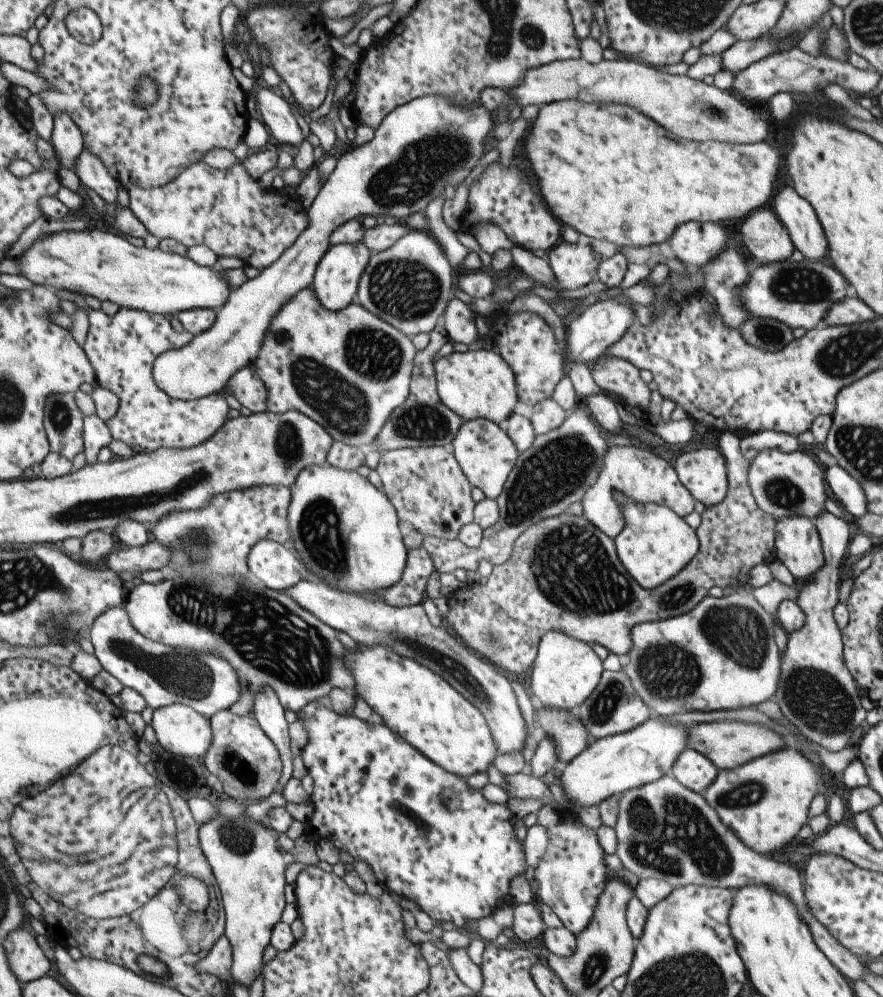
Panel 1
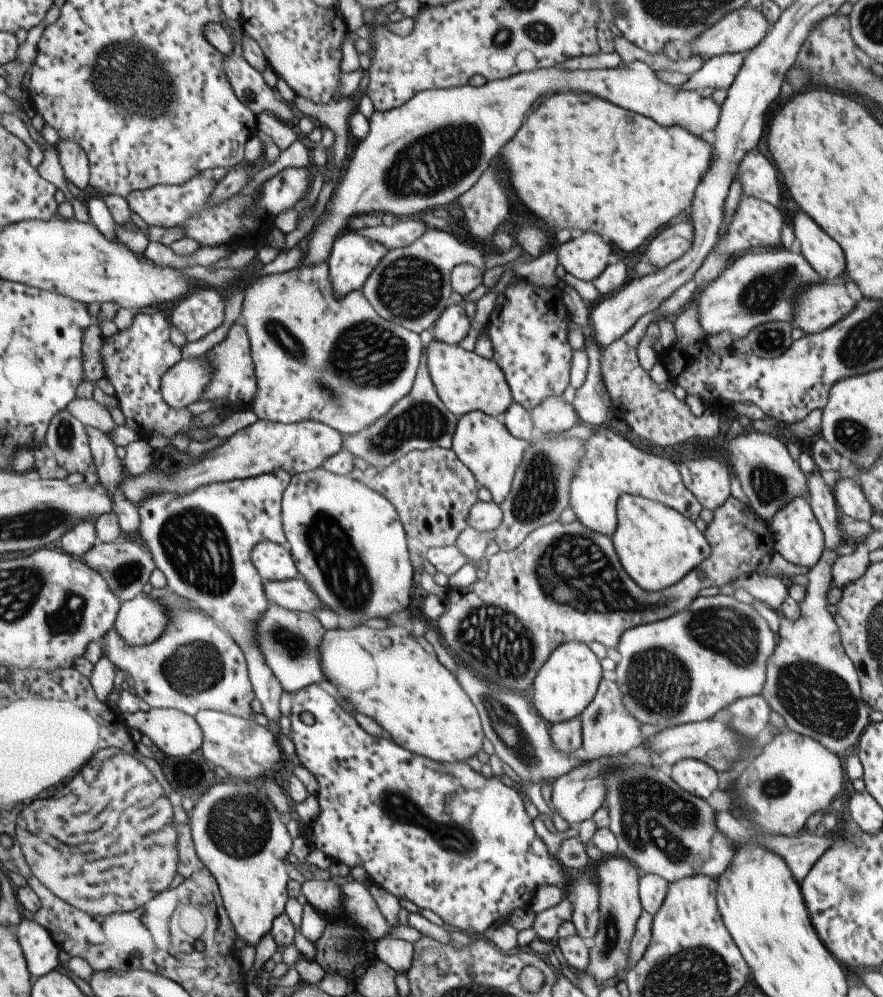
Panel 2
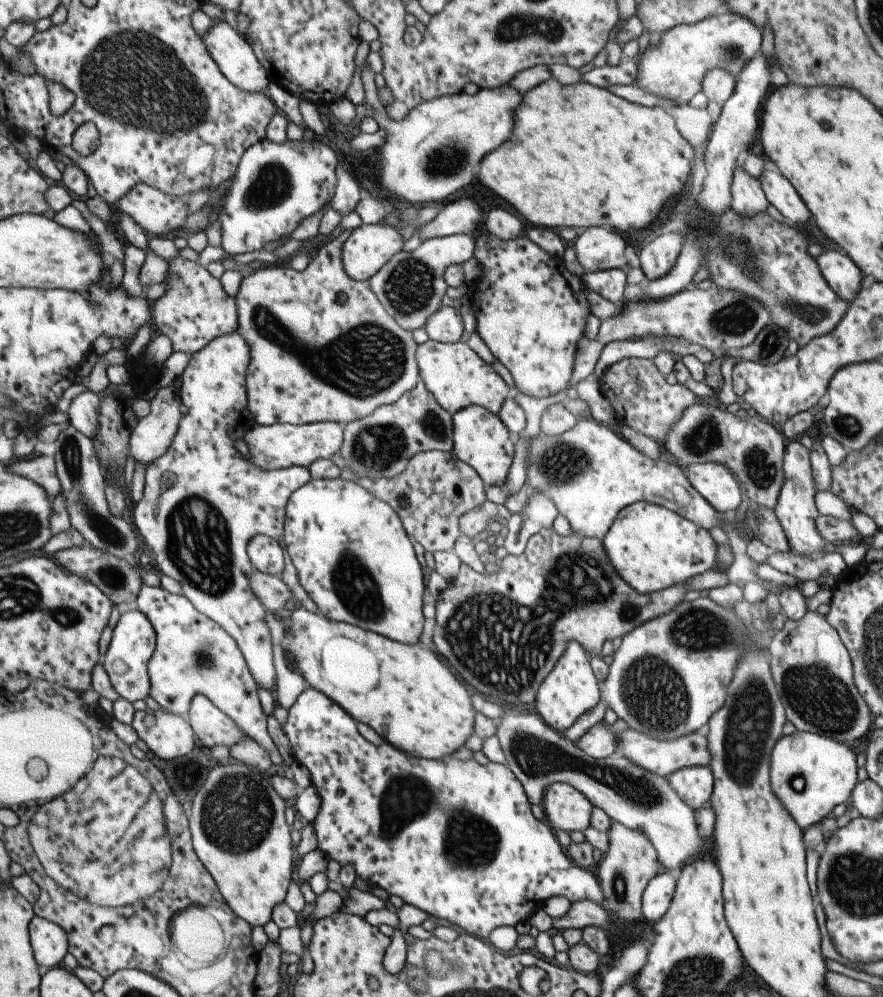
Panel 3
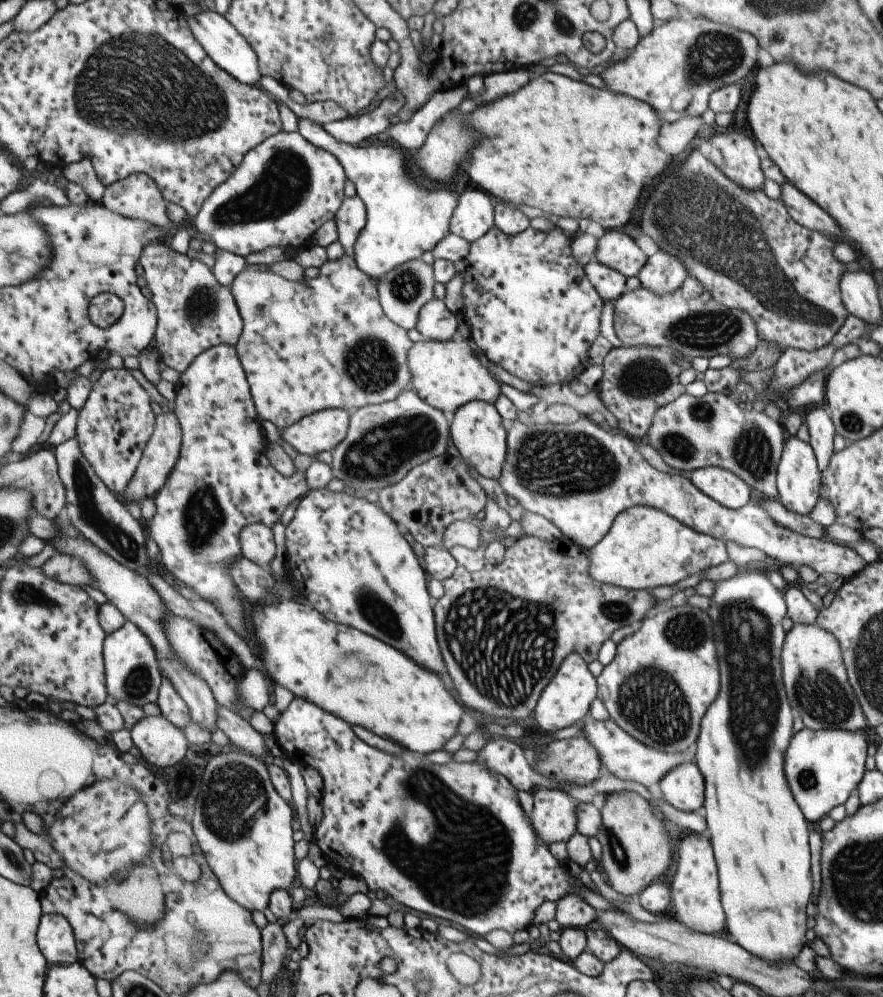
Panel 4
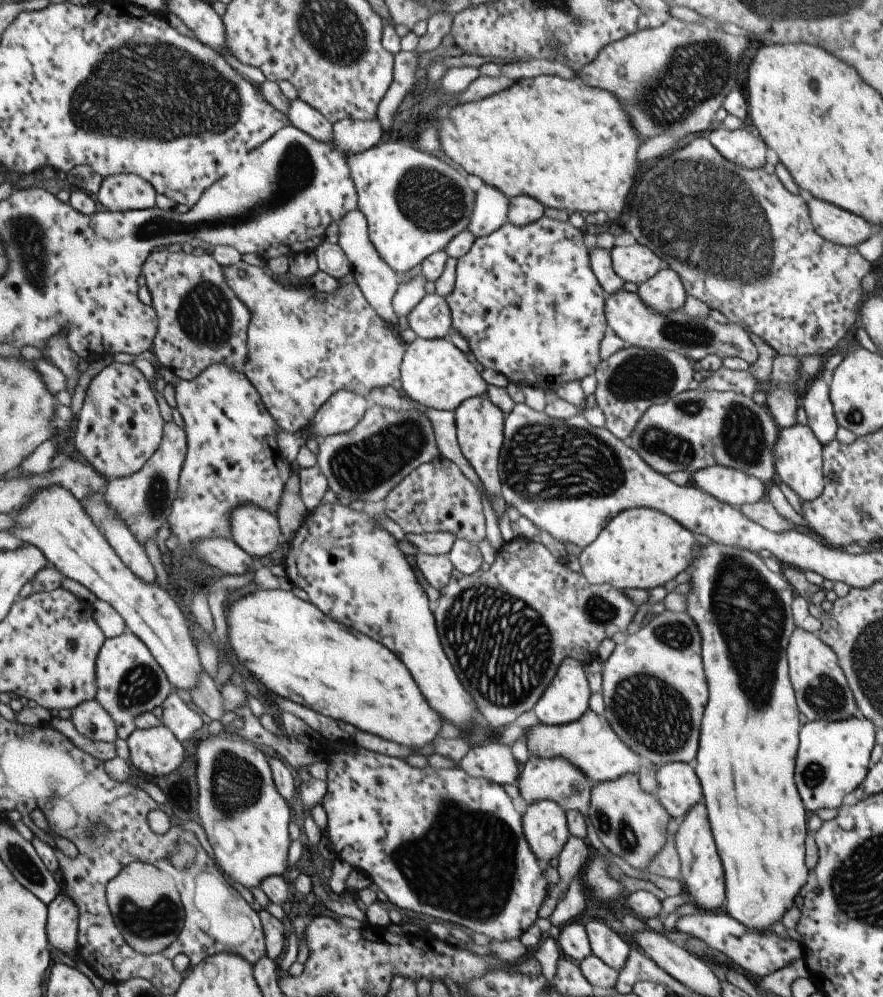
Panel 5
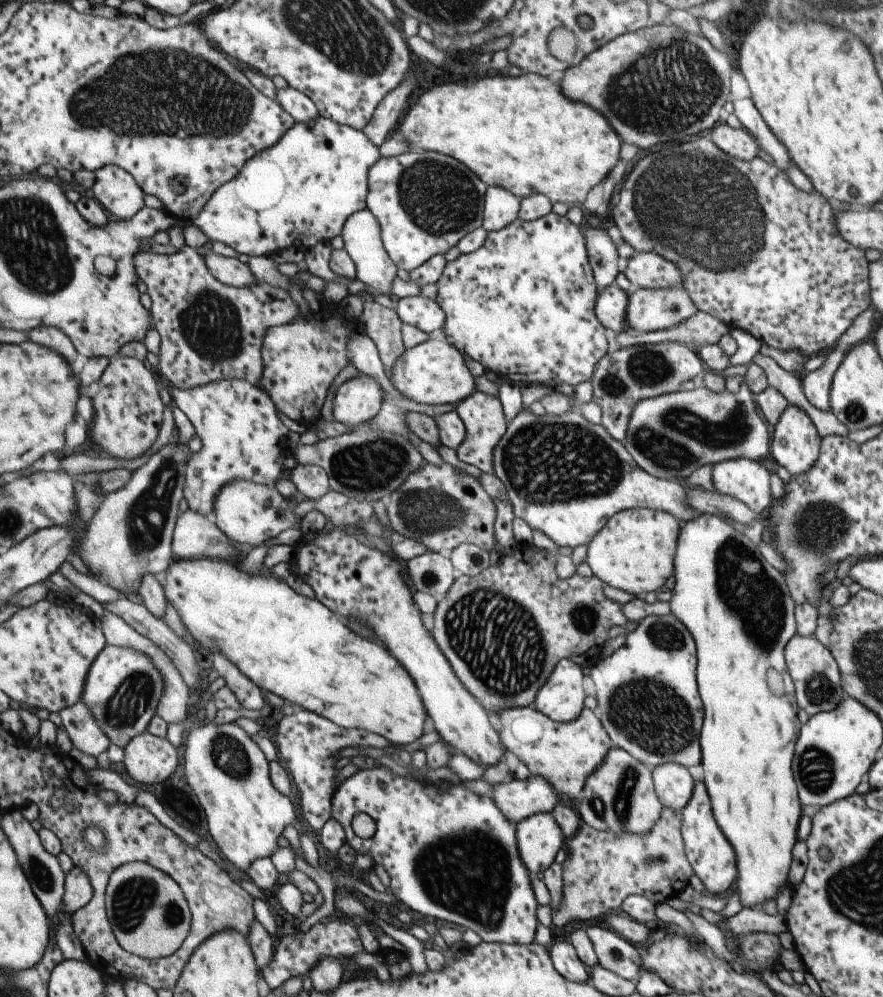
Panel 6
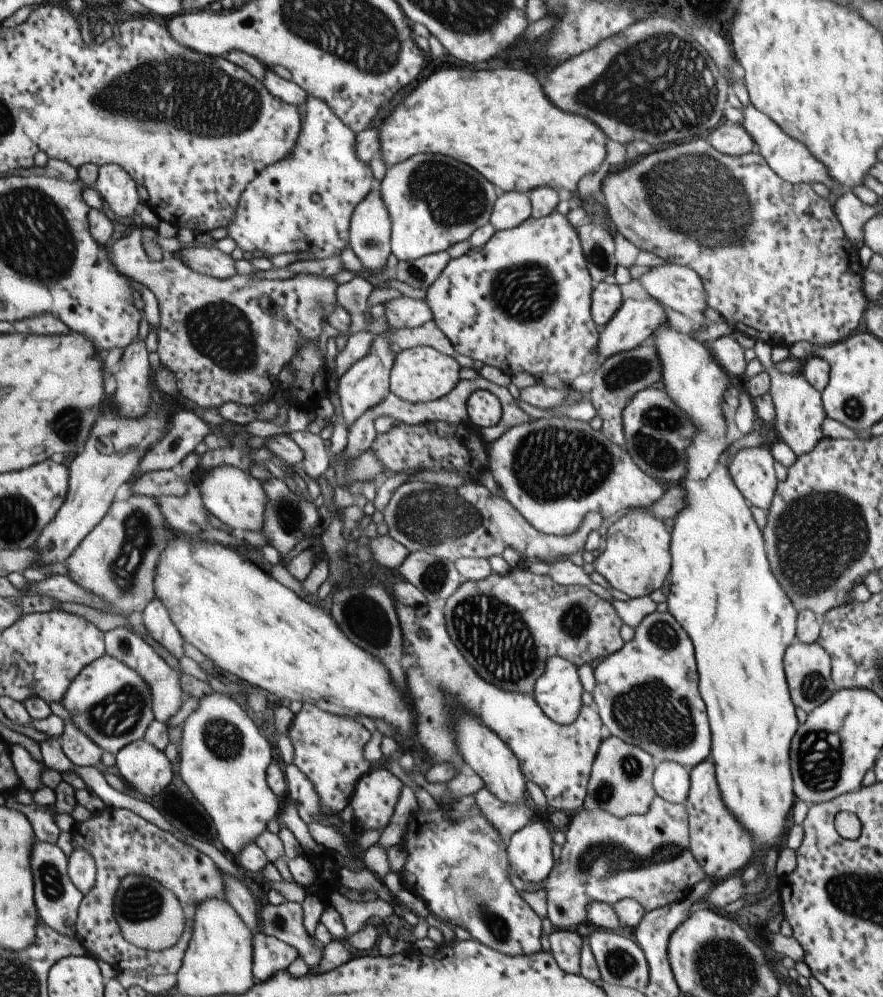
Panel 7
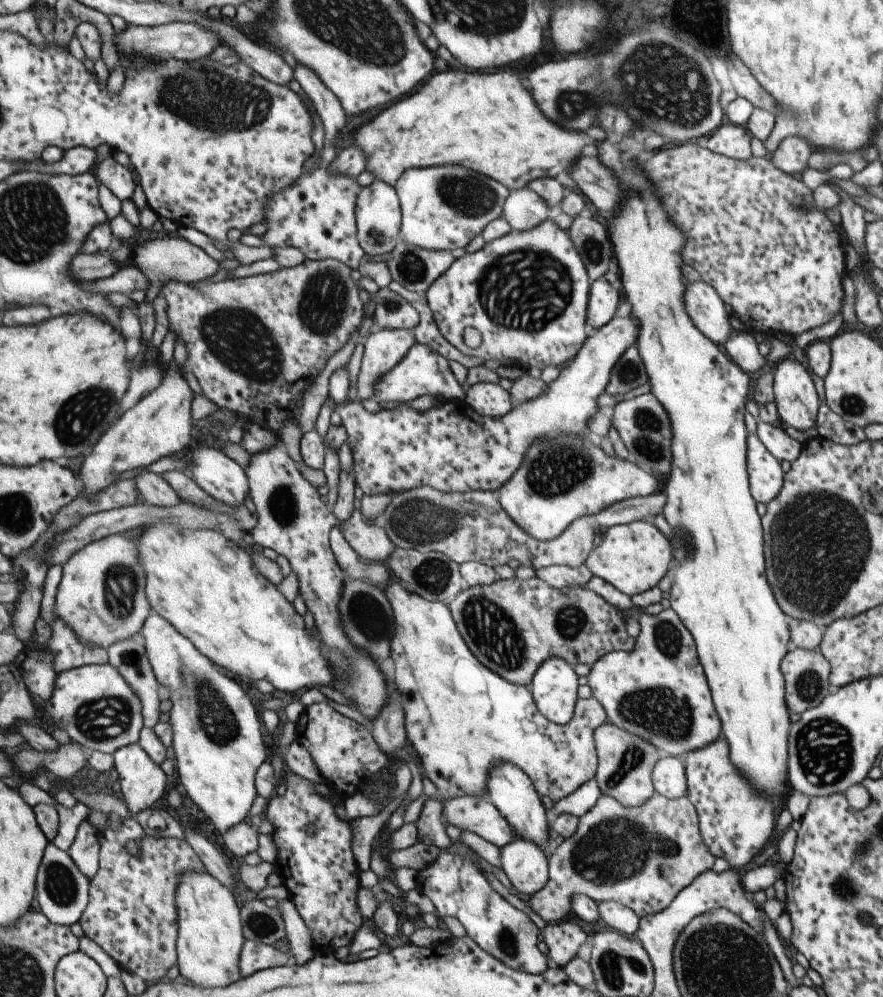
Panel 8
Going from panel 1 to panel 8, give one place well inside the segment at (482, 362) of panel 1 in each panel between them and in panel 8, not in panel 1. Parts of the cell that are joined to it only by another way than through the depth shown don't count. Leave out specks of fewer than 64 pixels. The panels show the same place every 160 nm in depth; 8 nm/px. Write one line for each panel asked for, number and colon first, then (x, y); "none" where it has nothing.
2: (464, 381)
3: (454, 375)
4: (444, 374)
5: (434, 373)
6: (433, 372)
7: (419, 374)
8: (422, 372)

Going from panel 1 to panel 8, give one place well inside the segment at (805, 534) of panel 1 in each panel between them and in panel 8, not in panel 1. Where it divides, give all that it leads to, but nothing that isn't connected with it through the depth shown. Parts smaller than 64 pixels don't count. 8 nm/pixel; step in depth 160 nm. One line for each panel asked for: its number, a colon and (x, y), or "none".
2: (797, 537)
3: (795, 509)
4: (797, 475)
5: (797, 454)
6: (794, 444)
7: (798, 413)
8: (795, 397)

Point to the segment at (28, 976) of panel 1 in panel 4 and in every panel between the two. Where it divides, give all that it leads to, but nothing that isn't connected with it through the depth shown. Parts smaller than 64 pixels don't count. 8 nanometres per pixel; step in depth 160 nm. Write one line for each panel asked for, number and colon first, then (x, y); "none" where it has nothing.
2: (41, 950)
3: (51, 942)
4: (56, 938)

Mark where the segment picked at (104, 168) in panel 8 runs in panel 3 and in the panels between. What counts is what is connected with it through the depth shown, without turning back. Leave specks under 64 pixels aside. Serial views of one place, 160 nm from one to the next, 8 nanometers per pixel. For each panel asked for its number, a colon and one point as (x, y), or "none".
3: (157, 213)
4: (137, 197)
5: (123, 192)
6: (115, 189)
7: (115, 184)

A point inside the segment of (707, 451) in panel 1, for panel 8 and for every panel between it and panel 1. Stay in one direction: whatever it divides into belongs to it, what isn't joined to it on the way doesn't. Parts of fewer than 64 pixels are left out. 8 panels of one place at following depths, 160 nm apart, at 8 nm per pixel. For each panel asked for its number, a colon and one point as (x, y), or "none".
2: (708, 479)
3: (715, 483)
4: (722, 486)
5: (728, 485)
6: (746, 480)
7: (751, 468)
8: (765, 476)

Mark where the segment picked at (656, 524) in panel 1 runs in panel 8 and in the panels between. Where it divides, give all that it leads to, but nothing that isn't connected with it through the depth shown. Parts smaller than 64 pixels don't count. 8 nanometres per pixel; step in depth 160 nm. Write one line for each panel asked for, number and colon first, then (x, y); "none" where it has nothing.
2: (656, 546)
3: (651, 548)
4: (644, 548)
5: (639, 548)
6: (633, 551)
7: (635, 559)
8: (633, 557)

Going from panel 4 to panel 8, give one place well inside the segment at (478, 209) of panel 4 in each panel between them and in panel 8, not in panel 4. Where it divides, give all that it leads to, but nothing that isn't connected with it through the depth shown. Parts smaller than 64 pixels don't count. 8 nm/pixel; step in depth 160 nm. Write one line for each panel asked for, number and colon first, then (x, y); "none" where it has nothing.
5: (490, 206)
6: (501, 206)
7: (511, 208)
8: (523, 209)

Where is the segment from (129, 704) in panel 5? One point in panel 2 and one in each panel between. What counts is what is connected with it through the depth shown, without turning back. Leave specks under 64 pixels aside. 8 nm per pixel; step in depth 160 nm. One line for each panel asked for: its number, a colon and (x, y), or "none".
2: (141, 620)
3: (126, 660)
4: (132, 674)

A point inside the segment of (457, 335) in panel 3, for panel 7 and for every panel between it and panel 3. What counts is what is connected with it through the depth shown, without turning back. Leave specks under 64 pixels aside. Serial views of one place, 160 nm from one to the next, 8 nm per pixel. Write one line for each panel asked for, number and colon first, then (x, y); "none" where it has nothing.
4: (434, 322)
5: (430, 318)
6: (422, 313)
7: (401, 313)

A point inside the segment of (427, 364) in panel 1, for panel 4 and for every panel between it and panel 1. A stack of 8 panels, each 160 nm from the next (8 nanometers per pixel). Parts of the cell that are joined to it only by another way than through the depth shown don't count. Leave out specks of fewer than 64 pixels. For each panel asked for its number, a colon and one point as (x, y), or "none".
2: (419, 421)
3: (379, 445)
4: (383, 442)

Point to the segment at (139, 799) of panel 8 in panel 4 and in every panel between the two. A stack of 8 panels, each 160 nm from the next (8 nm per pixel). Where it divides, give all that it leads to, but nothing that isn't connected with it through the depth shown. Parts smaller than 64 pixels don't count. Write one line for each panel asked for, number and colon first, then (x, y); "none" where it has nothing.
4: (160, 743)
5: (155, 751)
6: (148, 759)
7: (147, 771)

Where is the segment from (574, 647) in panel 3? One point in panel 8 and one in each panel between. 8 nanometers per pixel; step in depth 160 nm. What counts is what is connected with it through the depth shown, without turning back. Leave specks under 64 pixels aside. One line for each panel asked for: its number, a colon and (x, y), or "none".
4: (567, 698)
5: (565, 699)
6: (560, 699)
7: (557, 692)
8: (553, 687)

